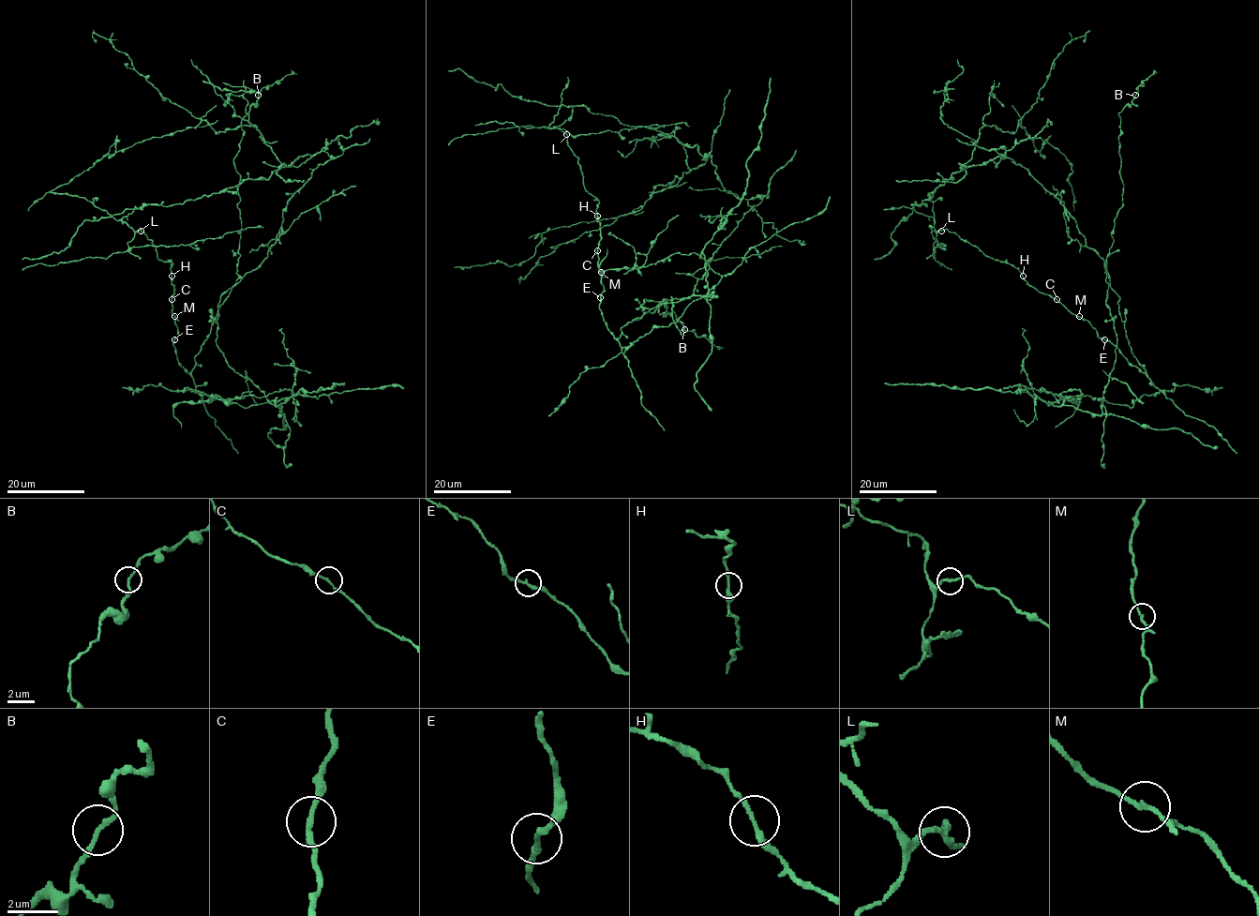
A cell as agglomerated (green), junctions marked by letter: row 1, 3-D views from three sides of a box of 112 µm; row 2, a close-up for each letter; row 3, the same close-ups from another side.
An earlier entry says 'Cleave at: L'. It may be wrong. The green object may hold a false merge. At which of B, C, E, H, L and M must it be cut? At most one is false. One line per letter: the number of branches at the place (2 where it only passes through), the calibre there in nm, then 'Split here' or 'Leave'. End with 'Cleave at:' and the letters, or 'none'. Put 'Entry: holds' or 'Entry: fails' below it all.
B: Branches: 2. Thickness 180 nm. Leave
C: Branches: 2. Thickness 170 nm. Leave
E: Branches: 2. Thickness 200 nm. Leave
H: Branches: 2. Thickness 200 nm. Leave
L: Branches: 2. Thickness 190 nm. Split here
M: Branches: 2. Thickness 190 nm. Leave
Cleave at: L
Entry: holds

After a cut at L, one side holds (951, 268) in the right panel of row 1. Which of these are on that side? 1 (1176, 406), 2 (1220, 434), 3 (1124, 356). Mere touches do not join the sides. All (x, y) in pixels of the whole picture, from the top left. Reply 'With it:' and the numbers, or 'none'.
With it: none

